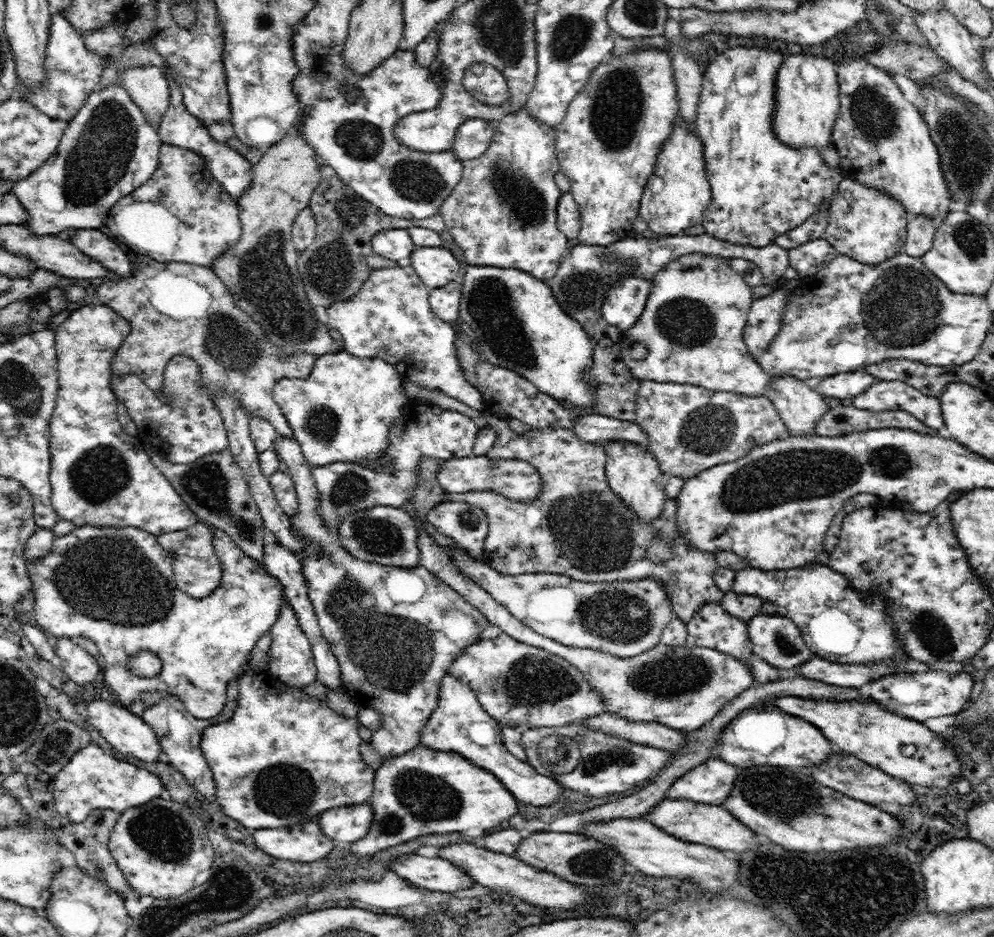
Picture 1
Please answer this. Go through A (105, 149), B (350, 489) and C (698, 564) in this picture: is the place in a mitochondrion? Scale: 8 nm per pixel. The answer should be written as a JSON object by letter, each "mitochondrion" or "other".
{"A":"mitochondrion","B":"mitochondrion","C":"other"}

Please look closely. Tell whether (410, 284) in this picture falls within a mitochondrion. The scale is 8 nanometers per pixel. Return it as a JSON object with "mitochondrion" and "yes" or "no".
{"mitochondrion":"no"}

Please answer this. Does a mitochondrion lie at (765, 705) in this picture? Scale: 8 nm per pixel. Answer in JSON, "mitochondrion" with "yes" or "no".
{"mitochondrion":"no"}

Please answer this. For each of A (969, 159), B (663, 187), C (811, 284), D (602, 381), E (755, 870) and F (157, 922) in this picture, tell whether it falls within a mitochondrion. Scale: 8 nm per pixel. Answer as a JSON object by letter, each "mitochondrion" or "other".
{"A":"mitochondrion","B":"other","C":"other","D":"mitochondrion","E":"other","F":"mitochondrion"}

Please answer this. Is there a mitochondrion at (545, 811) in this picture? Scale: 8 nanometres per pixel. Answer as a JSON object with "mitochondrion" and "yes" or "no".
{"mitochondrion":"no"}

